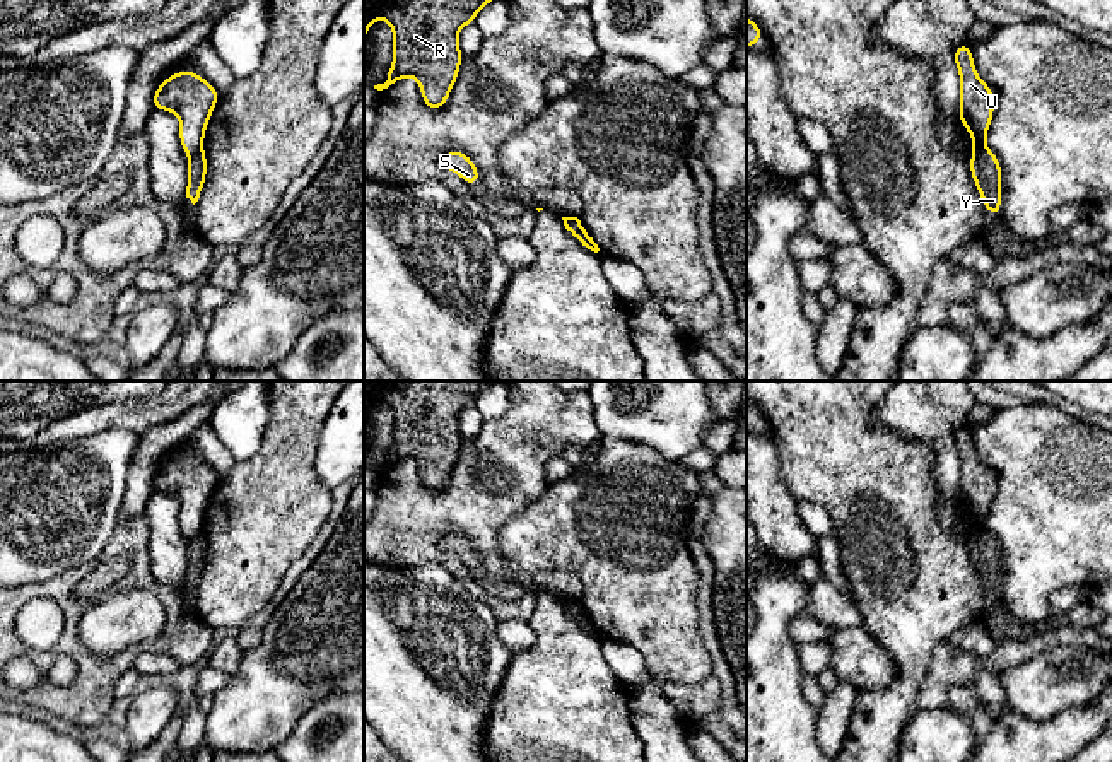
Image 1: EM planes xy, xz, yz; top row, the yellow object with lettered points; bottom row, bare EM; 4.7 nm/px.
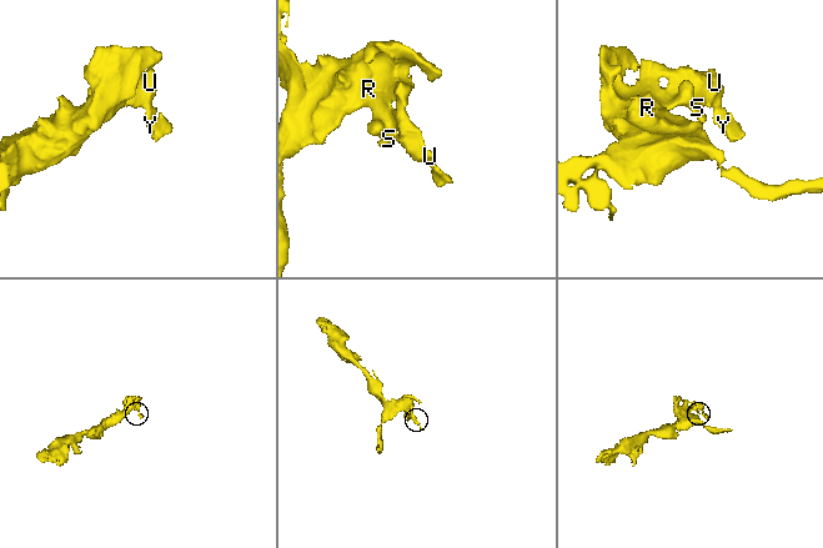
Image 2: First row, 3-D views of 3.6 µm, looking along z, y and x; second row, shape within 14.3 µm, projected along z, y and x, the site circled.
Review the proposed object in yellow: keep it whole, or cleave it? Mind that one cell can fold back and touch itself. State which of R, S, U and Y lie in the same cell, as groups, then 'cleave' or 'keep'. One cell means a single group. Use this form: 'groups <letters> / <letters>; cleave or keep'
groups R S U / Y; cleave

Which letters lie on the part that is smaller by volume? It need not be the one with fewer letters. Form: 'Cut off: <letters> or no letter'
Cut off: Y

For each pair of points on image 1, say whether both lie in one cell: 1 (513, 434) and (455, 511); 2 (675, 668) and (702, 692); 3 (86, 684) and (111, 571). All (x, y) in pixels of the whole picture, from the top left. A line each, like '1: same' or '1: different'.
1: same
2: different
3: different

